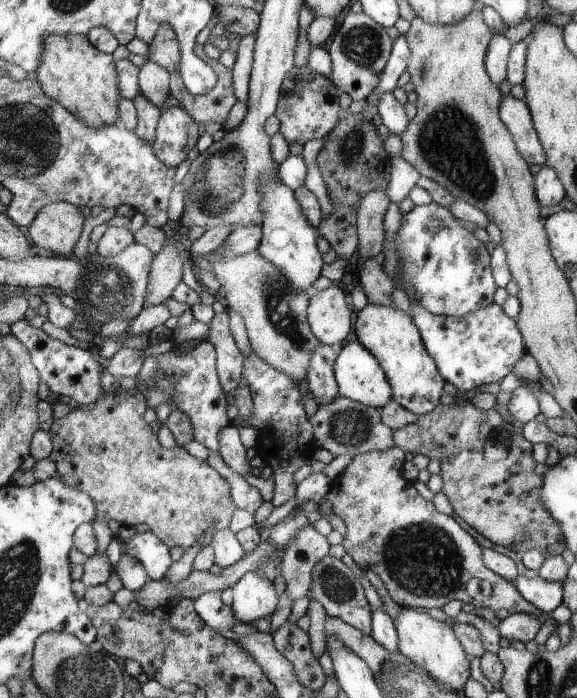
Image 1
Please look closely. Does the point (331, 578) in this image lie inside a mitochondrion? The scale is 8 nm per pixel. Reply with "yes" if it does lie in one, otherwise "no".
yes

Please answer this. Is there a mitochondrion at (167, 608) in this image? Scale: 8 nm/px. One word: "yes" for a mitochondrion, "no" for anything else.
no

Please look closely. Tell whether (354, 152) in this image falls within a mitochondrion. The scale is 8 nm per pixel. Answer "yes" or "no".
yes

